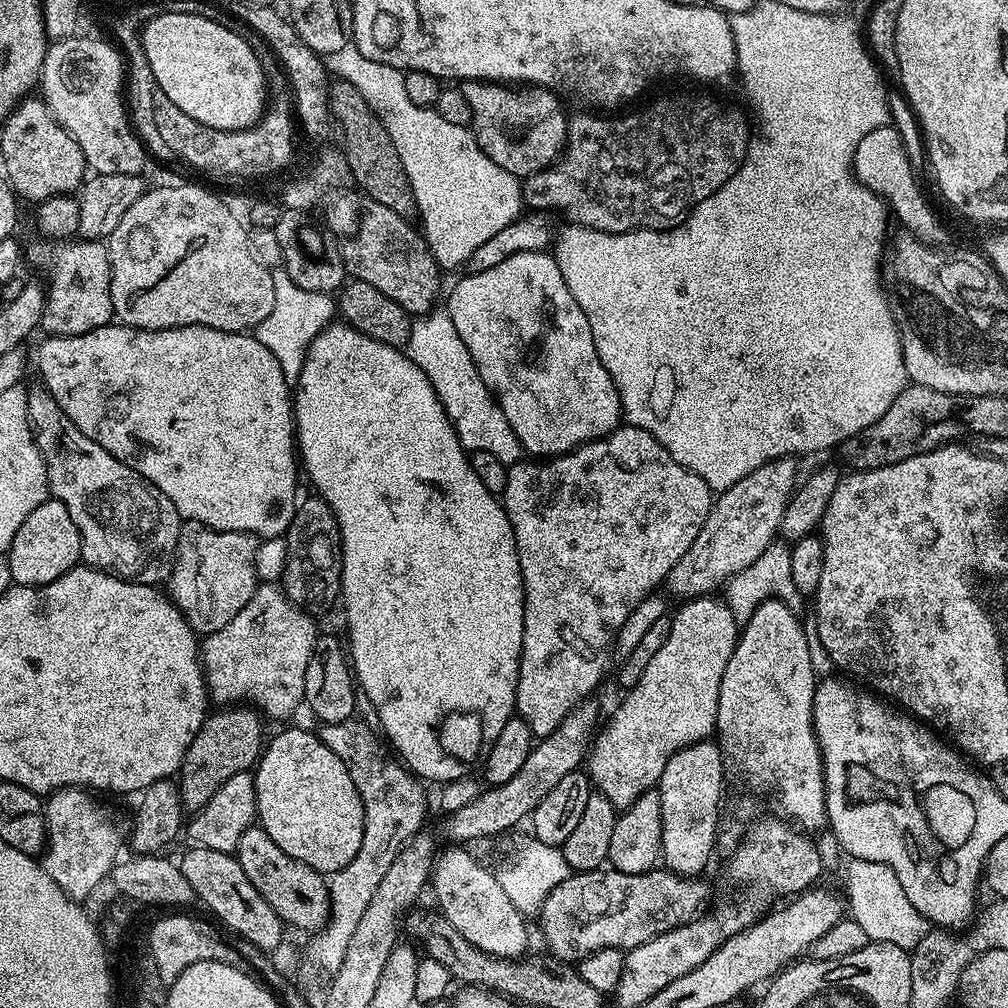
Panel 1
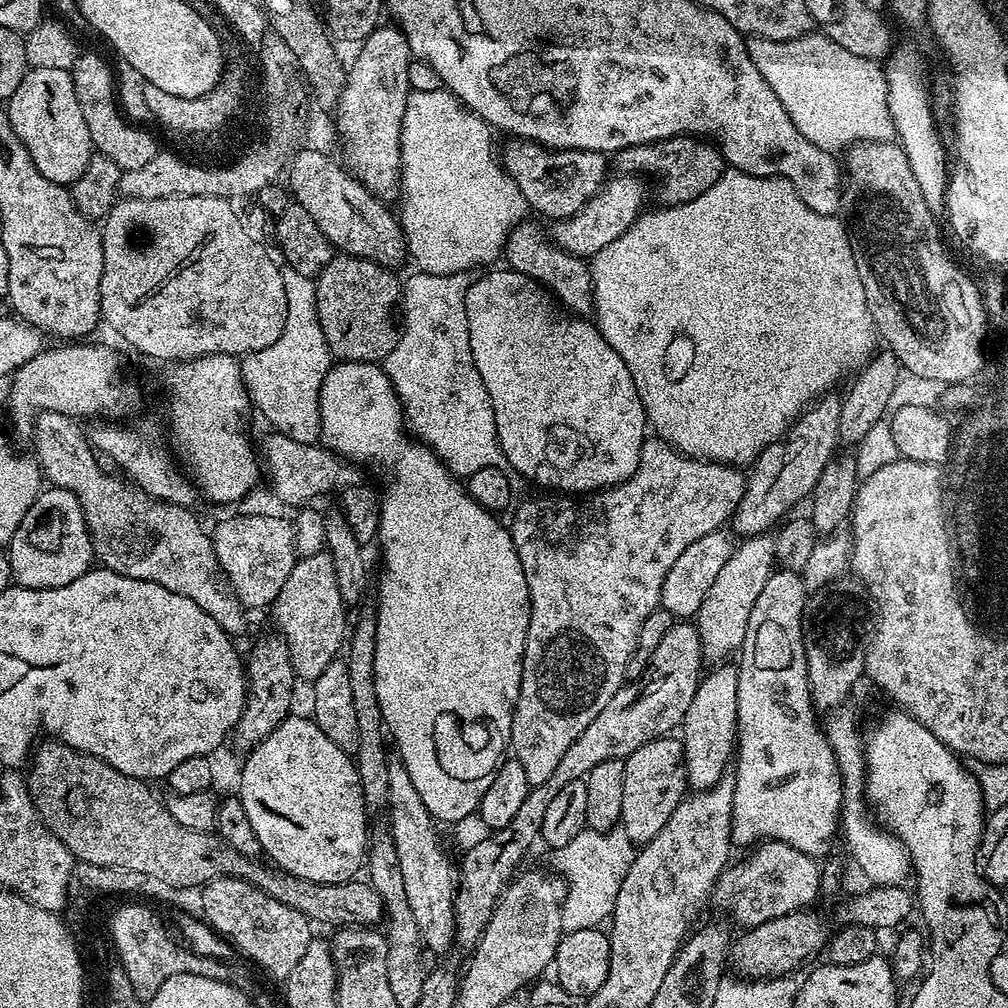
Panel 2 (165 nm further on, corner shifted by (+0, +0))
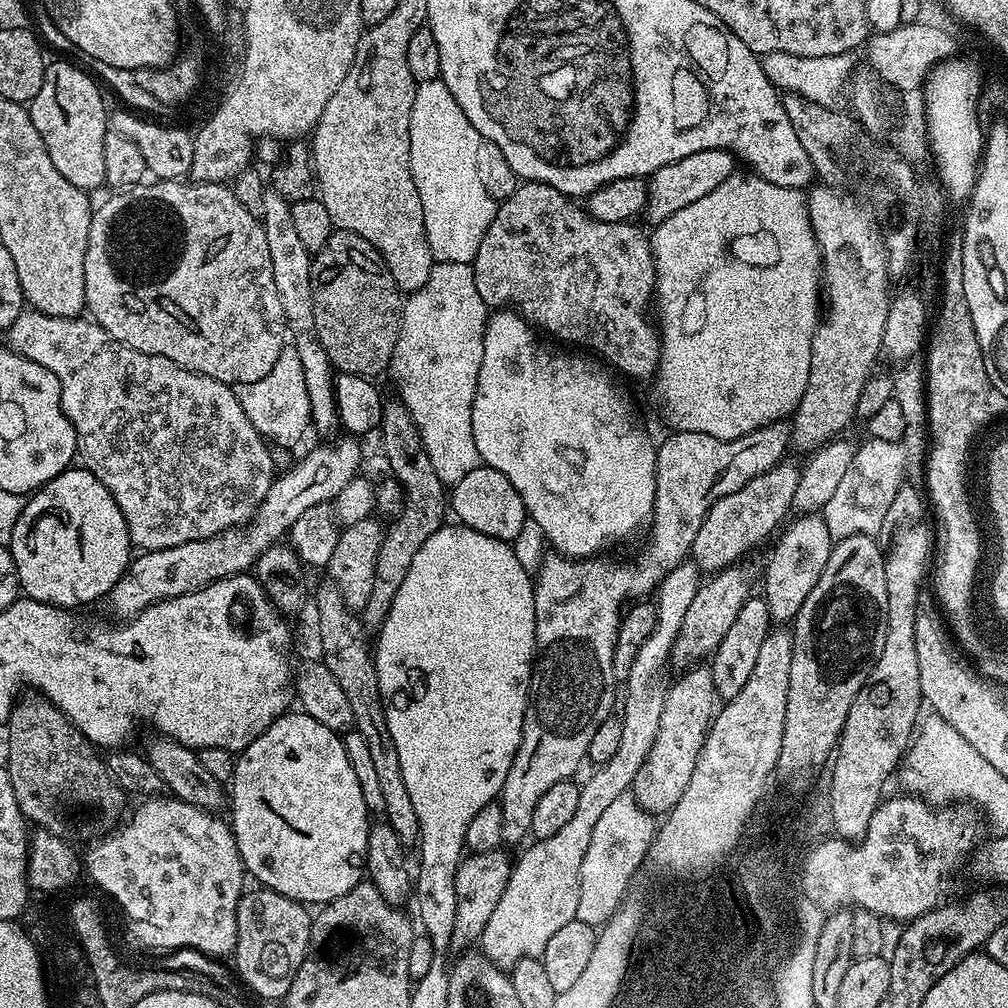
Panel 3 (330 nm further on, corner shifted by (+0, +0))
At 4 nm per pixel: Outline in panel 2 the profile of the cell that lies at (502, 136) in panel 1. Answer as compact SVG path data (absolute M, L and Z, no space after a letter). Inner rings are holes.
M512 138L507 142L509 144L504 148L504 156L502 152L502 167L504 171L512 179L519 199L521 196L534 211L541 212L548 219L548 222L565 220L574 214L578 214L578 210L582 210L582 206L586 206L586 202L590 198L594 198L596 191L603 188L609 179L608 164L610 168L610 160L603 152L570 150L569 148L544 148L533 140L521 140L519 138Z

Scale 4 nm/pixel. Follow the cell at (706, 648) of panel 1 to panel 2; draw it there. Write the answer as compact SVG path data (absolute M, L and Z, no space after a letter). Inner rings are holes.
M761 534L747 537L744 544L733 551L731 558L722 566L714 586L710 586L710 594L697 610L694 623L700 632L700 645L704 648L705 657L712 662L720 662L731 654L739 653L742 642L746 638L746 622L750 622L750 610L754 610L754 602L758 594L762 594L762 586L772 577L776 561L775 539L771 535Z

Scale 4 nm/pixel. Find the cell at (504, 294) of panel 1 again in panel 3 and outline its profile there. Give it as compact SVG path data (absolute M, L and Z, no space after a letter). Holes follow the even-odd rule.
M496 310L489 315L488 324L484 327L484 349L482 350L482 370L478 370L476 379L476 397L472 407L472 429L474 430L474 446L478 446L481 461L487 467L498 470L510 478L514 490L522 498L528 519L542 526L545 541L552 544L557 553L569 558L592 558L603 550L607 544L615 540L624 540L632 536L640 527L647 525L652 519L654 498L656 497L656 450L657 445L648 441L648 432L640 425L640 416L628 397L628 392L615 380L613 369L605 361L593 358L588 354L575 356L572 352L552 352L536 340L537 333L519 312L515 310Z

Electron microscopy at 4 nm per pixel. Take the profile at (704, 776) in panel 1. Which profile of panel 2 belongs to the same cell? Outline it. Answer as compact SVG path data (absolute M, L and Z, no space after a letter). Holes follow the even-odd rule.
M720 662L713 672L705 671L697 683L694 702L686 710L682 725L684 765L688 775L688 786L692 790L712 788L726 774L736 742L736 711L738 710L737 665Z

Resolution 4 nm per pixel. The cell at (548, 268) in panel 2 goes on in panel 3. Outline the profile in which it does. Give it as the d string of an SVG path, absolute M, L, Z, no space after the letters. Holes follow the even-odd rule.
M525 180L523 182L517 183L517 185L517 188L514 189L504 201L502 199L499 201L494 218L490 222L490 226L482 238L482 246L478 246L478 254L471 262L472 269L474 270L474 286L478 286L478 294L482 294L482 302L487 304L489 309L492 310L515 310L519 312L529 324L539 329L541 333L543 333L542 331L549 332L550 335L557 336L557 338L560 340L569 340L569 342L572 344L581 344L581 346L584 347L581 349L591 350L597 357L599 357L599 359L611 365L611 367L615 369L617 373L625 372L626 375L633 376L633 378L636 380L644 380L647 378L647 376L649 376L649 378L655 377L662 364L662 353L660 351L660 338L657 329L652 329L652 324L650 321L648 321L647 316L648 308L650 312L650 305L653 303L654 293L656 290L656 257L652 254L652 245L650 243L649 237L647 235L643 236L643 234L635 228L637 226L635 223L625 222L623 224L619 224L618 222L604 222L598 218L594 218L588 213L587 210L581 207L581 205L580 208L578 205L576 205L579 203L573 202L571 199L569 199L569 197L564 196L558 190L554 190L554 186L550 186L549 184L543 184L537 180Z

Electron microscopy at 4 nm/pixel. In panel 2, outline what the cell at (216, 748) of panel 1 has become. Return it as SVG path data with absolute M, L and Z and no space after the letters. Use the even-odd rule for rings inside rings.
M279 634L264 636L252 649L246 652L246 679L248 694L244 709L232 729L231 739L247 754L261 744L269 734L293 711L292 687L298 684L298 677L290 662L290 650L284 637Z

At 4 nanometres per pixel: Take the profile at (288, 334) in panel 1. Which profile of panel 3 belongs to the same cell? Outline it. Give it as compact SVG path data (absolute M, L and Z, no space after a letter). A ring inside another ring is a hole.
M283 348L278 354L278 362L274 362L274 367L263 378L235 385L234 391L254 430L258 430L265 441L273 445L296 444L303 438L304 431L309 431L312 422L310 394L306 394L306 374L302 374L302 358L298 358L296 348Z

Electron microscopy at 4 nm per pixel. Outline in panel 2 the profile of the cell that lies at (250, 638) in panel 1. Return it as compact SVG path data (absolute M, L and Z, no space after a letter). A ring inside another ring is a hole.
M327 551L319 552L313 556L301 556L296 561L296 565L290 570L290 578L286 578L278 598L270 605L272 620L277 624L279 635L284 637L286 646L290 650L290 662L292 669L301 681L315 682L318 674L330 666L332 660L337 659L336 652L345 647L346 644L346 624L344 628L344 612L346 605L342 596L338 592L338 583L335 578L334 562Z

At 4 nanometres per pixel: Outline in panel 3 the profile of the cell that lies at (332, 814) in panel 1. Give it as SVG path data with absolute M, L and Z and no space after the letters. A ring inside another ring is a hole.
M302 710L292 711L285 711L283 716L279 716L263 734L254 738L254 742L250 742L250 746L243 748L235 757L230 781L230 808L232 804L230 827L232 836L236 839L236 849L240 860L244 864L244 871L251 879L253 876L257 880L255 882L257 885L266 887L271 892L282 894L291 900L298 900L305 906L313 906L312 904L323 906L329 904L334 898L342 898L342 894L354 890L354 886L365 879L370 813L362 798L362 786L354 774L354 769L350 766L350 758L346 758L346 746L341 733L330 730L330 726L322 726L322 722L310 718Z

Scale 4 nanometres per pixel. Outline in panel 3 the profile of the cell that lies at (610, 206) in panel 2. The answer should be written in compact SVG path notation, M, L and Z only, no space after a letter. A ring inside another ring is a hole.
M727 148L714 150L698 150L698 154L690 154L686 158L678 158L678 162L670 162L653 172L648 180L648 206L644 209L643 219L648 219L652 226L666 222L670 214L678 214L690 202L698 202L698 198L706 198L710 190L716 190L737 171L738 160Z

